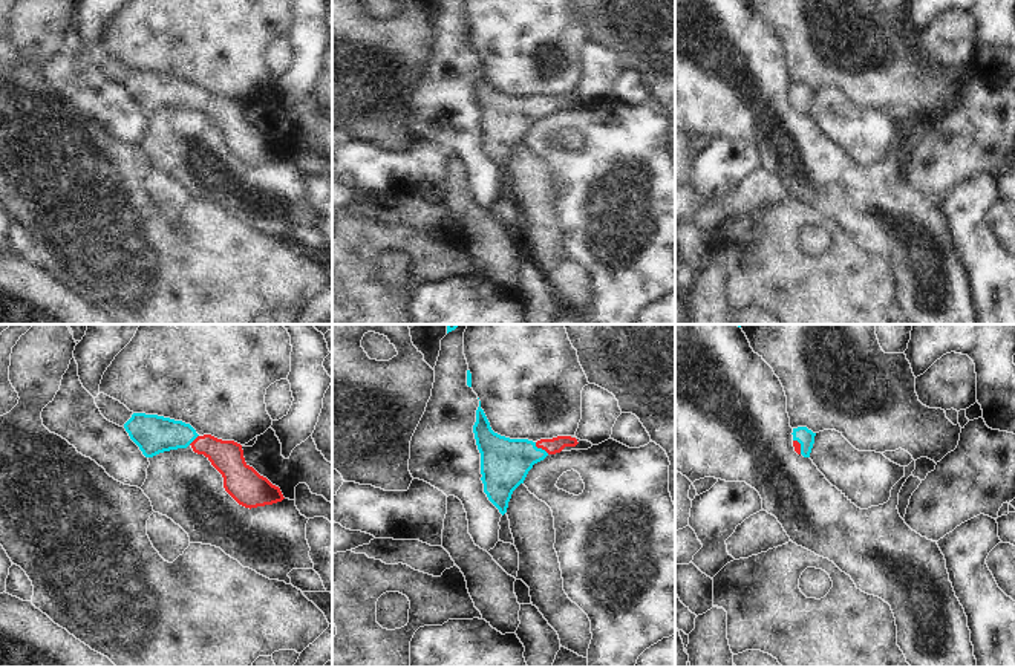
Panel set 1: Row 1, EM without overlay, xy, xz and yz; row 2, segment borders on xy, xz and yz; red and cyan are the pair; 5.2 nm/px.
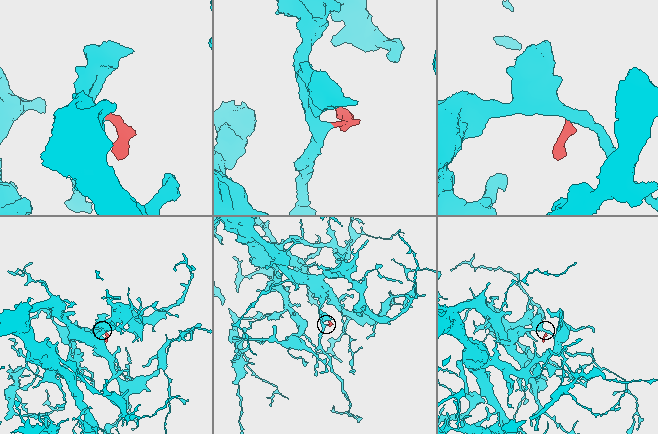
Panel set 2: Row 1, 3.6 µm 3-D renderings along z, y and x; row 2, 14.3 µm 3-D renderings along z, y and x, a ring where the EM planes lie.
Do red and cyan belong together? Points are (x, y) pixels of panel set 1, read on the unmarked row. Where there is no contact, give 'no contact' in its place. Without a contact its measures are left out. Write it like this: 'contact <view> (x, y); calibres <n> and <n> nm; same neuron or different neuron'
contact xz (541, 104); calibres 80 and 260 nm; same neuron

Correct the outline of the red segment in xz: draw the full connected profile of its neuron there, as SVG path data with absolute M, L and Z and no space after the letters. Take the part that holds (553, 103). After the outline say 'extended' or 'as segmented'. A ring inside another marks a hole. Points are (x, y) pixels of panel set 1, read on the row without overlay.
M481 58L476 67L473 90L481 110L481 138L484 141L484 150L502 173L507 170L513 148L524 141L534 121L543 118L548 112L560 110L565 104L576 104L579 101L577 96L571 93L557 93L553 96L540 96L537 99L501 93L491 87L490 80L481 66Z | extended

